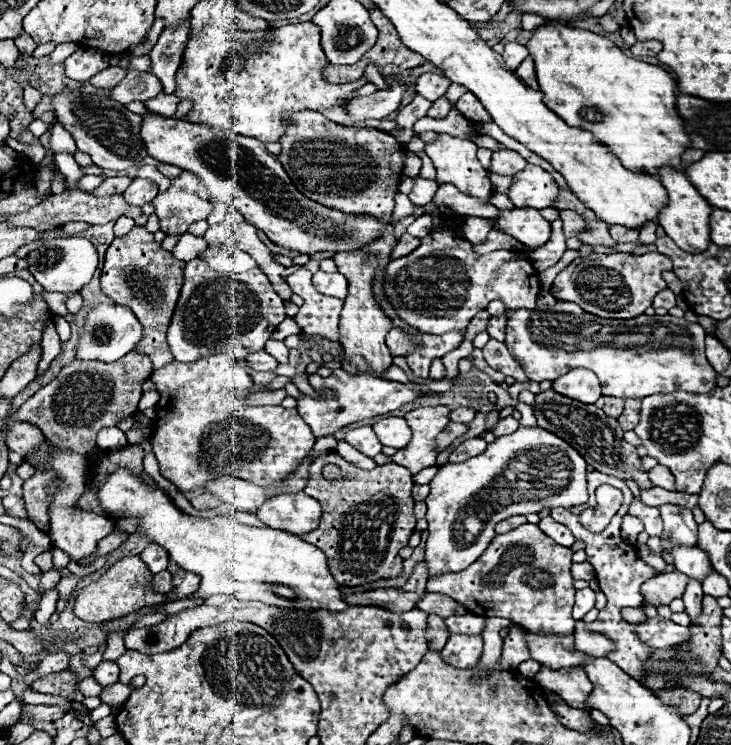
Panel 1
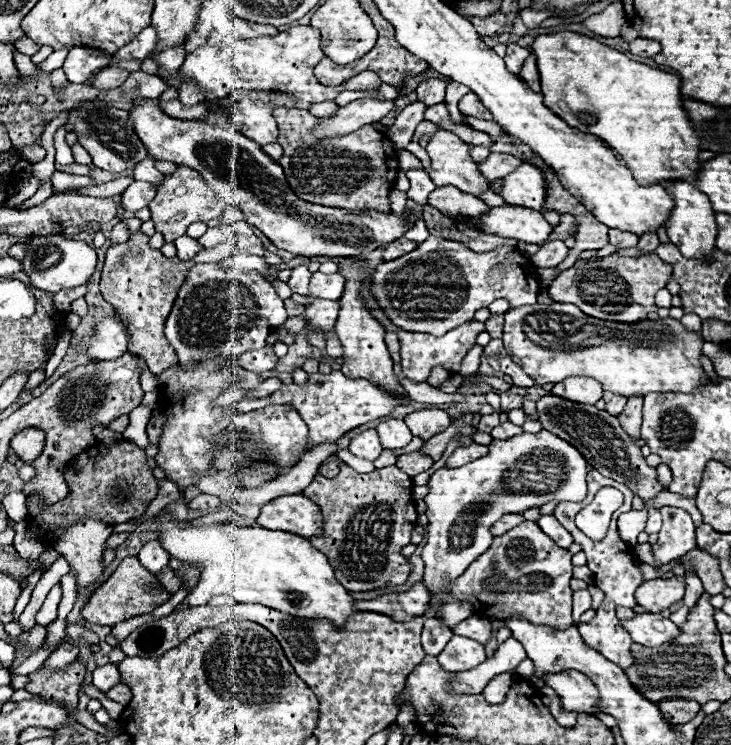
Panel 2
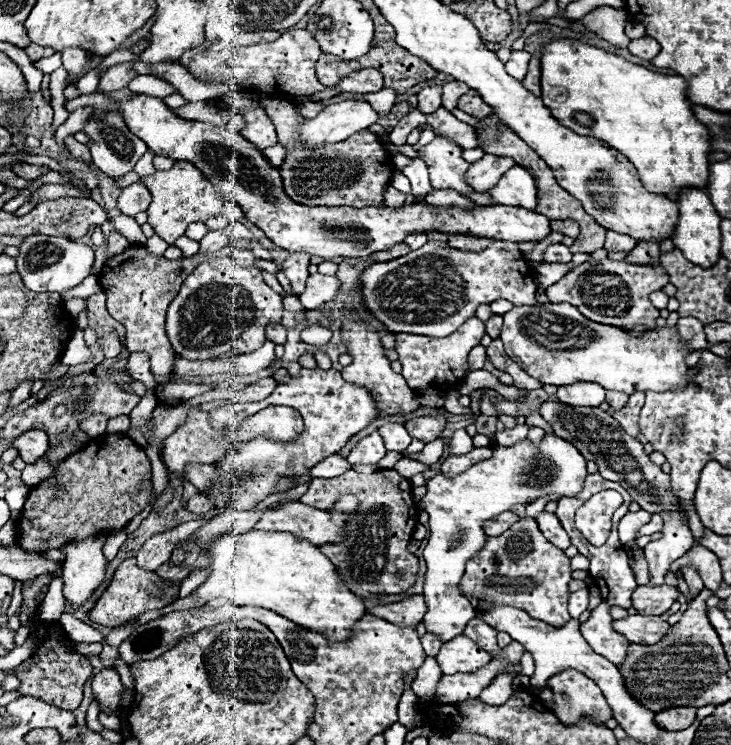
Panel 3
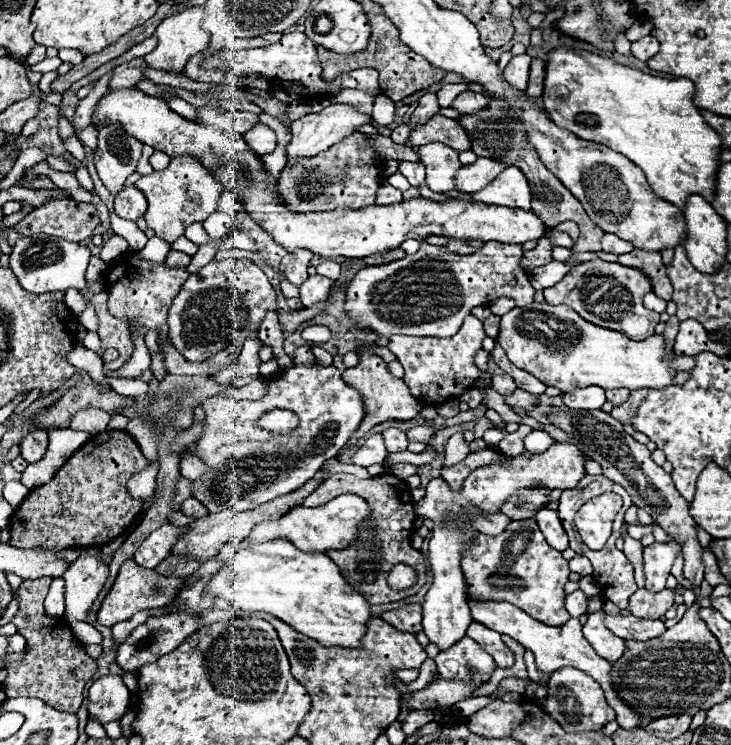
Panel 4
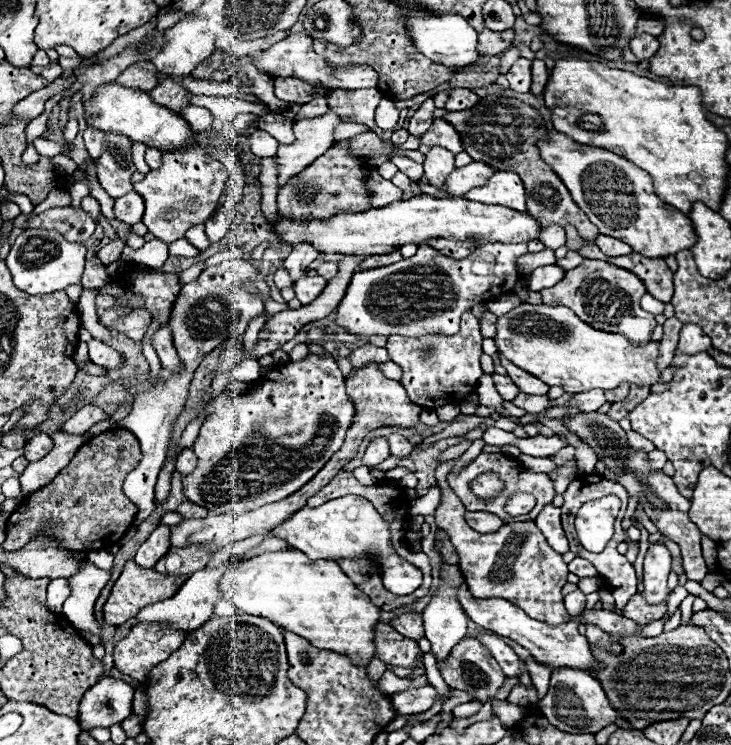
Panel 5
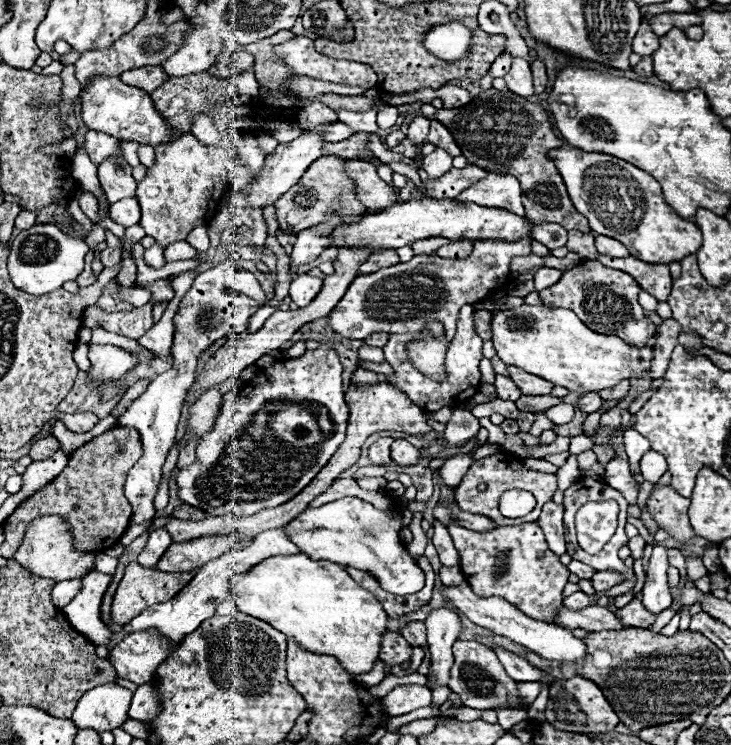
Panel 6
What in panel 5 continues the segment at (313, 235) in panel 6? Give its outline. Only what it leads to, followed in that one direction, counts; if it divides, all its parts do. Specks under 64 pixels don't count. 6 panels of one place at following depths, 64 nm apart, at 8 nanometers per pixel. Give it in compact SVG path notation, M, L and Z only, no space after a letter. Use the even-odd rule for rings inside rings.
M302 242L302 244L294 246L294 250L290 252L290 256L284 260L284 266L286 266L286 270L290 272L292 280L298 280L300 276L304 276L304 274L306 274L304 268L306 268L312 260L316 260L318 254L320 254L320 252L314 250L312 244Z

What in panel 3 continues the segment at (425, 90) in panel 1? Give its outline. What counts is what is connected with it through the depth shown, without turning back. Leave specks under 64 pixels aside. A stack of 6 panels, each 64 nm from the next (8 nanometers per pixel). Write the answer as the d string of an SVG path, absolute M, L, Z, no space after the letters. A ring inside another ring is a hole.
M426 86L418 94L418 110L422 114L434 112L434 108L440 108L440 102L442 102L440 98L442 98L442 86Z

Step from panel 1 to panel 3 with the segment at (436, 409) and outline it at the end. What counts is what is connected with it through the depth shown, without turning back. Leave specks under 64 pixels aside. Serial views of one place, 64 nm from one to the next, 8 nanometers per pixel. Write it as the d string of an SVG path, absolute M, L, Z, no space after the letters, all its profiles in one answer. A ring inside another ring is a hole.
M420 416L406 422L406 430L410 432L410 436L422 440L424 444L436 440L444 428L446 428L444 416ZM400 458L400 460L394 464L394 470L396 470L400 476L412 478L414 474L424 472L424 470L426 470L426 464L416 462L416 460L408 460L408 458Z

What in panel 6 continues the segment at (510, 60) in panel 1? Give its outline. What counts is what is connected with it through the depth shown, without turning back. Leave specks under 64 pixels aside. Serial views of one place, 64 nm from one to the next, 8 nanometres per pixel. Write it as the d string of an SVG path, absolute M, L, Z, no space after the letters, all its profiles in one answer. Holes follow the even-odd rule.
M512 58L512 66L504 74L504 80L506 80L508 90L522 96L522 98L528 98L534 94L530 64L524 58Z

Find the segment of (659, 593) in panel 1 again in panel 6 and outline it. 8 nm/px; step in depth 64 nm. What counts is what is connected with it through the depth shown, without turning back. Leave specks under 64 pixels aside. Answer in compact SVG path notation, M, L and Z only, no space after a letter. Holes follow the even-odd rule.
M638 598L628 602L624 608L616 610L616 614L618 614L618 620L622 622L624 628L650 628L656 620L656 616L650 614Z

